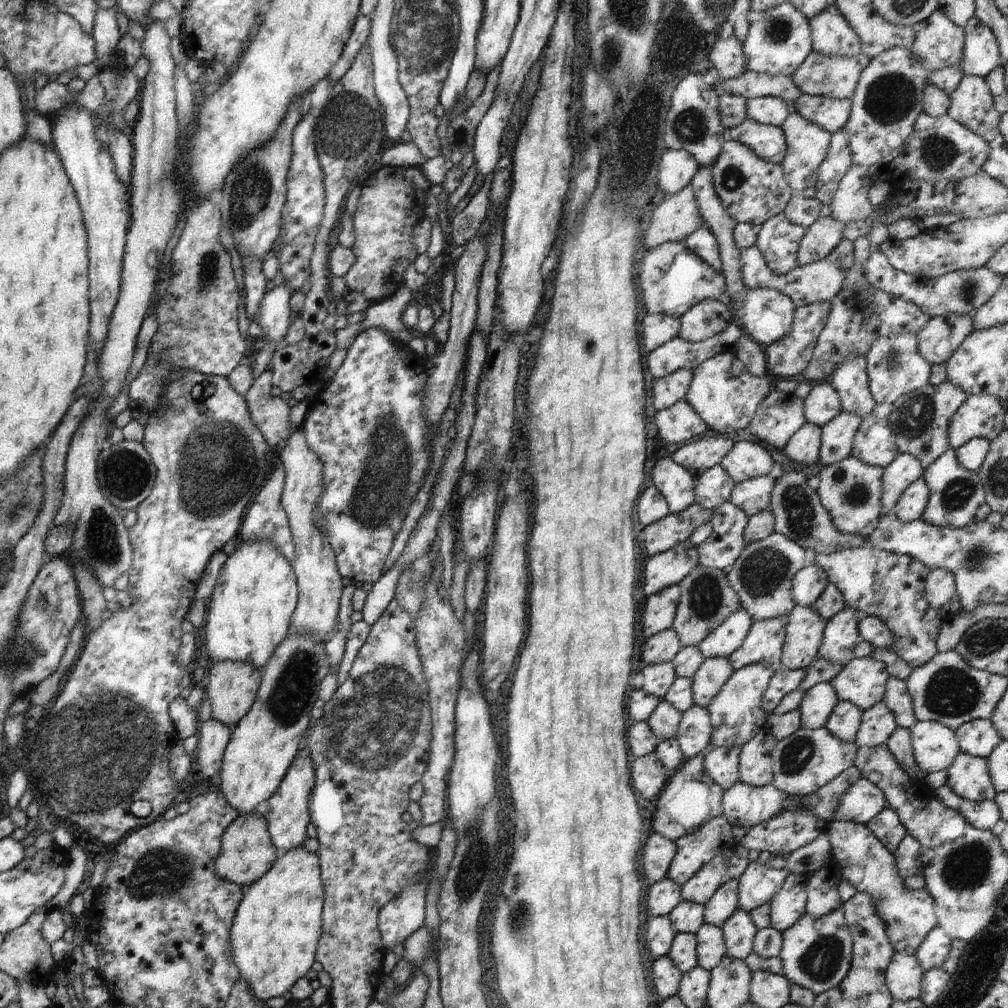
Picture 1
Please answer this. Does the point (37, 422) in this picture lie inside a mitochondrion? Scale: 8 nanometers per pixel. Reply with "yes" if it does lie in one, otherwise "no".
no

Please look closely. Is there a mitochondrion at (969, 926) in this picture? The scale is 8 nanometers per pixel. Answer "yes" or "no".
no

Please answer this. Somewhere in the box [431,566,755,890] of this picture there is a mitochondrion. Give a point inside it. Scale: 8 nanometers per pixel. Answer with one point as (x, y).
(705, 599)

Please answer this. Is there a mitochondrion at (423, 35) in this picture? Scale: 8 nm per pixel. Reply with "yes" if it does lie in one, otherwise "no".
yes

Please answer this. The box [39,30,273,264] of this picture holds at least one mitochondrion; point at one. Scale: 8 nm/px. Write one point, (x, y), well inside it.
(119, 68)

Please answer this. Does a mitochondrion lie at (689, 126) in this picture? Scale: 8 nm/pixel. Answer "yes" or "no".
yes

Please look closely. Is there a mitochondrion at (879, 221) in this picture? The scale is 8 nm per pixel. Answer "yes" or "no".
no

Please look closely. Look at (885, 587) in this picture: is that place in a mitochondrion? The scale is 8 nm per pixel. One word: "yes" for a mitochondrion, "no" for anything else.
no

